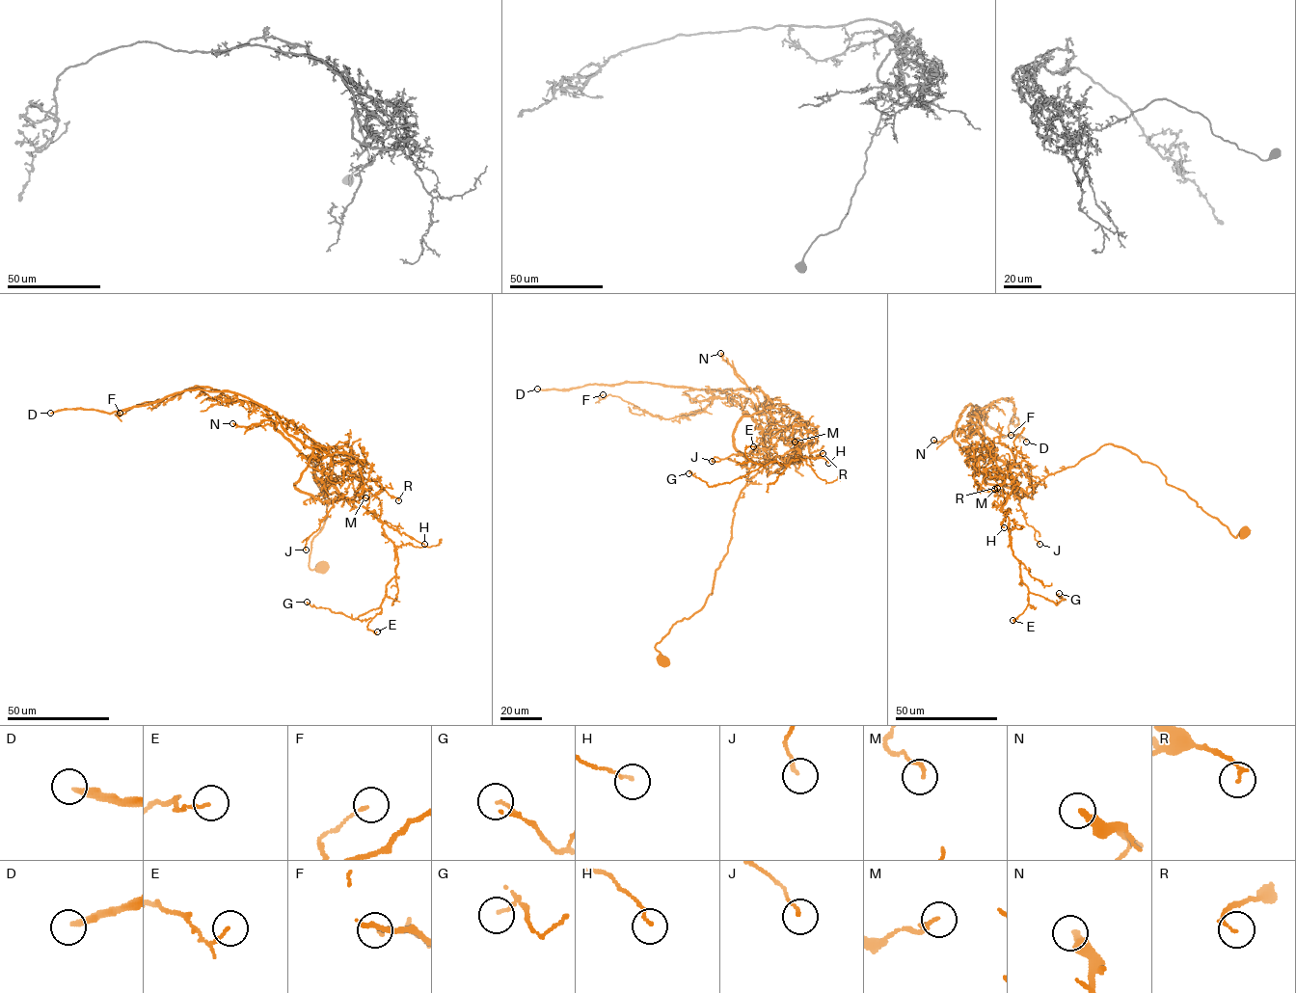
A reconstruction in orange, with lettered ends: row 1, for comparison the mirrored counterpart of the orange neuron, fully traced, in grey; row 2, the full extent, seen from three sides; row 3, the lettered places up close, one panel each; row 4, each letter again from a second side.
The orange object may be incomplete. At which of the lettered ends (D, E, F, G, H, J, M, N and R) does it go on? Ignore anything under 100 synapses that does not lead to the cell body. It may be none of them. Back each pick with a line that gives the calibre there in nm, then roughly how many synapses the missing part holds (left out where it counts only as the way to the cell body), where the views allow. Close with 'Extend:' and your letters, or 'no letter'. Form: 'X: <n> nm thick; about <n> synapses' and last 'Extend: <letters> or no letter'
D: 240 nm thick; about 750 synapses
Extend: D

